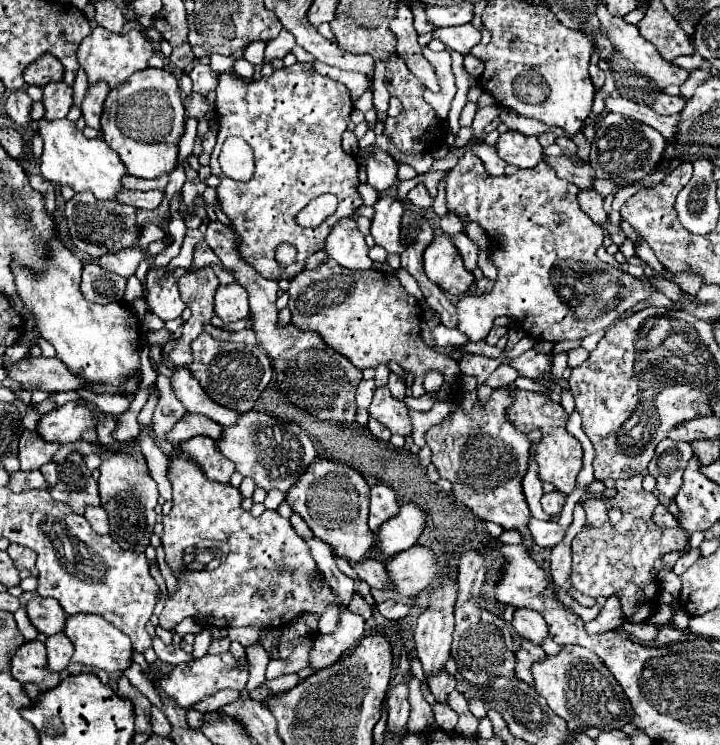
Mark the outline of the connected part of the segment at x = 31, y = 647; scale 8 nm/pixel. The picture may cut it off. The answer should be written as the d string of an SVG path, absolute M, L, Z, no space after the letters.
M29 641L11 659L11 673L19 683L35 683L41 691L55 689L61 675L47 667L47 653L41 641Z

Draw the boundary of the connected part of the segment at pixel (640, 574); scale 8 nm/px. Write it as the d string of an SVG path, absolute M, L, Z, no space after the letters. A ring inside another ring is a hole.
M635 475L627 481L617 481L617 493L611 499L587 499L583 503L587 521L571 544L573 587L589 597L619 597L629 623L647 621L659 605L657 595L661 591L661 583L653 577L655 561L671 551L683 553L689 545L683 531L657 527L651 521L651 513L659 501L653 493L647 493L641 487L641 479L641 475ZM613 507L623 513L619 523L611 523L607 517L607 511Z

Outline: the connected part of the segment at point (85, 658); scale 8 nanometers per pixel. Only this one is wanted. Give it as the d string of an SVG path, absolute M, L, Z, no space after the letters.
M83 613L71 615L65 621L63 633L75 647L75 653L71 659L73 663L99 667L99 669L105 669L107 673L123 673L131 663L131 649L133 649L131 641L117 627L111 627L111 623L107 623L101 615L83 615Z

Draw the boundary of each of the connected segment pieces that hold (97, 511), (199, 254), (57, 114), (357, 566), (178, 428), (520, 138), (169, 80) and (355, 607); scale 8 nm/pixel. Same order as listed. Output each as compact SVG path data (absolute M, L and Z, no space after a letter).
M87 507L85 509L85 519L91 523L91 527L103 535L109 533L109 523L107 523L107 513L103 507Z
M199 241L195 245L195 251L193 251L193 261L191 261L191 265L187 269L197 271L197 269L205 269L205 267L215 267L215 265L223 267L219 257L211 251L211 247L207 247L205 241Z
M63 81L49 83L43 89L43 105L47 119L65 119L73 107L73 91L69 91L69 85Z
M365 557L359 563L351 563L351 567L355 569L357 577L361 581L365 581L371 589L391 587L391 583L387 583L387 571L385 571L385 565L381 561L371 559L371 557Z
M185 415L183 417L185 423L175 423L171 427L171 431L165 435L167 441L171 441L173 445L181 443L183 439L191 439L195 435L205 435L205 437L211 437L215 439L215 435L219 435L219 431L223 429L219 423L203 417L203 415Z
M507 131L499 137L497 143L499 157L509 165L519 169L535 167L543 159L543 147L539 145L537 137L527 137L519 131Z
M147 67L111 89L101 115L101 133L113 151L119 153L127 173L139 179L153 179L171 173L177 165L179 139L185 131L185 107L177 79L165 69Z
M353 595L351 603L349 603L349 611L351 611L351 613L361 615L365 621L371 617L371 607L369 607L369 605L367 605L367 601L365 601L363 597L359 597L359 595Z

